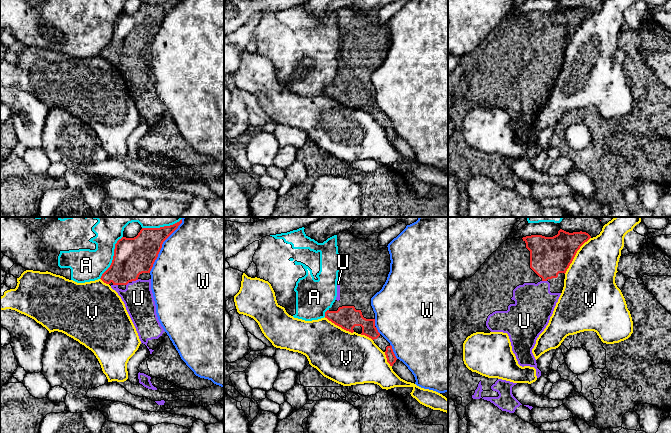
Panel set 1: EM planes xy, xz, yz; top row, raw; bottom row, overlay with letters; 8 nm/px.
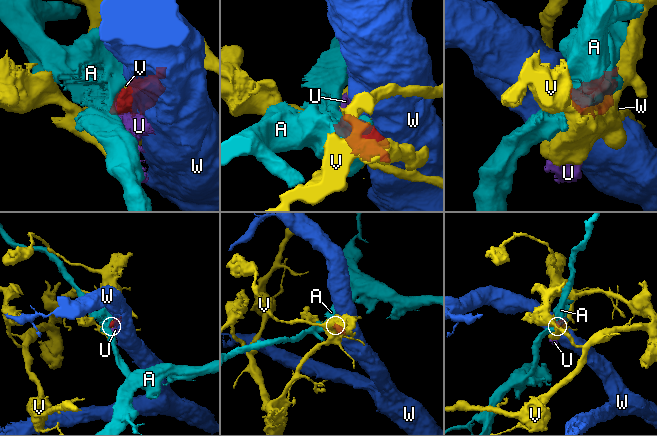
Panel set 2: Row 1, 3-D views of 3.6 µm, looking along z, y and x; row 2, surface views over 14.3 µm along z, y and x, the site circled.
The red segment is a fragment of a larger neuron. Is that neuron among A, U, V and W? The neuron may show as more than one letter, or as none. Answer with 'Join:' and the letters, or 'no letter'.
Join: U

